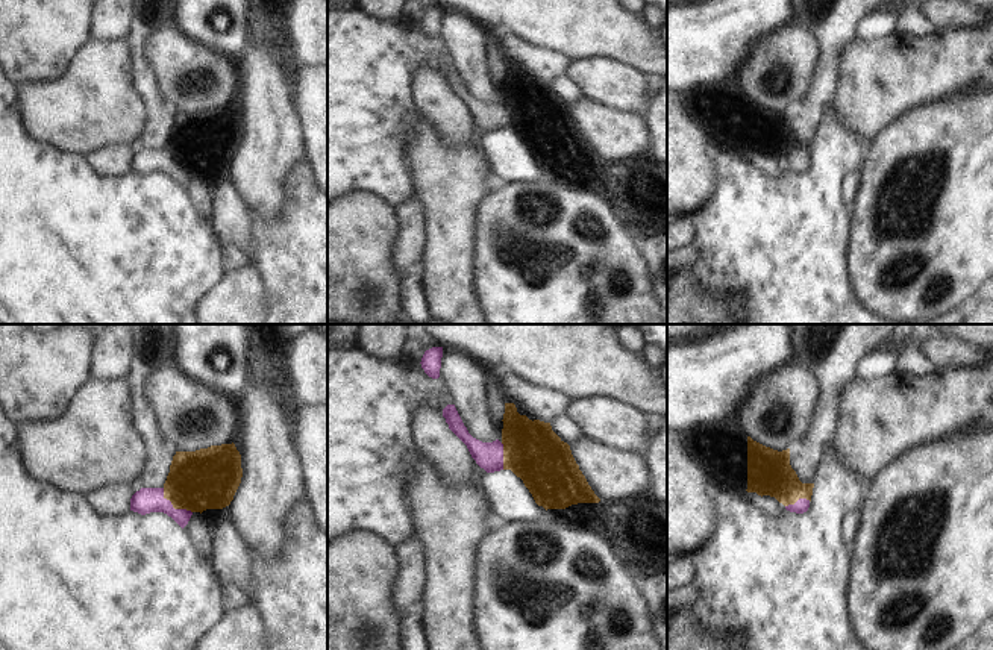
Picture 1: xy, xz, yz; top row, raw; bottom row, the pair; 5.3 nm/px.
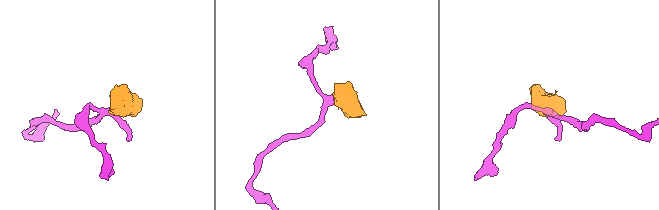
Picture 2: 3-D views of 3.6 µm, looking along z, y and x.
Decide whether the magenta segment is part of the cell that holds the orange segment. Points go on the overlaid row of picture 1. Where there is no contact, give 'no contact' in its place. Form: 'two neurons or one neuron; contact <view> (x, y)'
two neurons; contact xy (173, 506)

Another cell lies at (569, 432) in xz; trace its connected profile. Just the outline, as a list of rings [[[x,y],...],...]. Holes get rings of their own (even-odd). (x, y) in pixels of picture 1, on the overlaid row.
[[[565,412],[552,418],[550,426],[561,441],[567,442],[569,445],[582,438],[581,429]]]

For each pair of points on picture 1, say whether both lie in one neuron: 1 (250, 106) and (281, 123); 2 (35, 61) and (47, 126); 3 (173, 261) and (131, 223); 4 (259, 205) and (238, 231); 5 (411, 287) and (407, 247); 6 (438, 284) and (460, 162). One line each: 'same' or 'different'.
1: same
2: different
3: same
4: different
5: different
6: same

